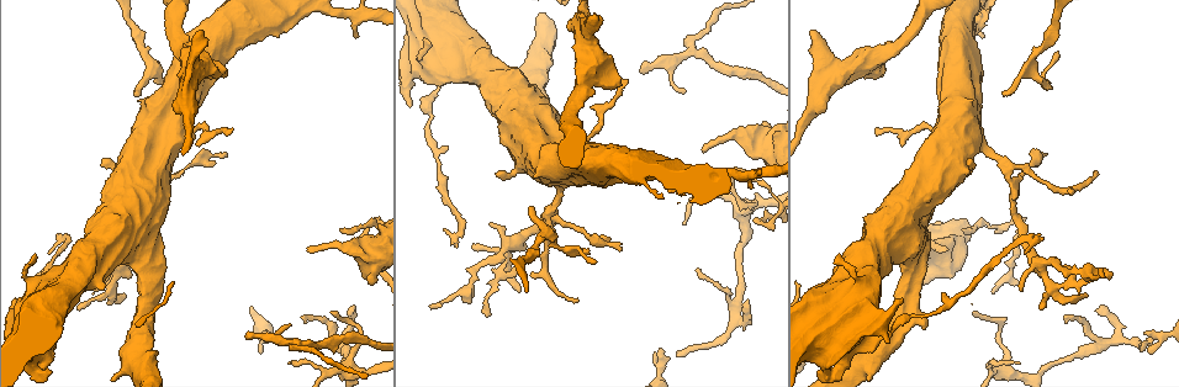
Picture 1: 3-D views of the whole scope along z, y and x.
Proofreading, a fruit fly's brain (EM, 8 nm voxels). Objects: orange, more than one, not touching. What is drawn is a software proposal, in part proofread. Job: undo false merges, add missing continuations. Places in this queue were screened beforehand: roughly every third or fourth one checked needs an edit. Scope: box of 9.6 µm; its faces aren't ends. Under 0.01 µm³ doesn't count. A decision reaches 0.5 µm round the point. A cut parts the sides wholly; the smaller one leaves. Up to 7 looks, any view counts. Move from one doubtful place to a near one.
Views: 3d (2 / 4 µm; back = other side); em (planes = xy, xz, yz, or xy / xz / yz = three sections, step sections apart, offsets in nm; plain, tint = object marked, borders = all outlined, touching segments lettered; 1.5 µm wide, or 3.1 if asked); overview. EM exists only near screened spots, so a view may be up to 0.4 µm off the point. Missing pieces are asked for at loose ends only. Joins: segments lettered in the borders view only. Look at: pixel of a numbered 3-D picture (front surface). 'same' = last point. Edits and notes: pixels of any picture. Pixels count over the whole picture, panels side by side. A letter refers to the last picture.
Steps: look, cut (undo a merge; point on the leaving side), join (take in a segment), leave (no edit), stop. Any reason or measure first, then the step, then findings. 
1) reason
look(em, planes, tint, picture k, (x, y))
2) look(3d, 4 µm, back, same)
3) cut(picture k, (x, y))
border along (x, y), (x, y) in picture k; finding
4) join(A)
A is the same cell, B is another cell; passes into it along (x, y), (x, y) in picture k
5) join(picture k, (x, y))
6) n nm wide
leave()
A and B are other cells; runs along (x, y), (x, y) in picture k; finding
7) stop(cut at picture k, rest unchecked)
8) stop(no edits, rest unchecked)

free end
look(em, xy, step 4, tint, picture 1, (1098, 309))

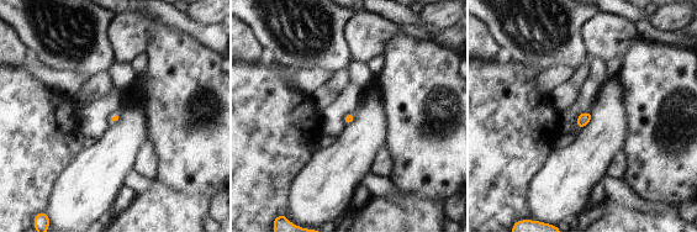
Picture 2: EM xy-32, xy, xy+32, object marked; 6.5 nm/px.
another direction
look(em, planes, borders, same)

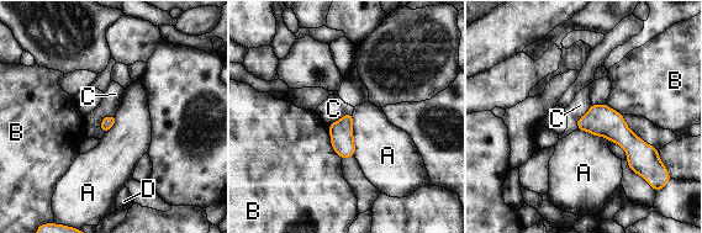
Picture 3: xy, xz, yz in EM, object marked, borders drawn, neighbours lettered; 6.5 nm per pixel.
leave()
A, B, C and D are other cells; border along (591, 105), (576, 121), (578, 130) in picture 3; no lettered segment goes on from it

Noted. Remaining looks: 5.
calibre changes
look(em, xz, step 4, borders, picture 1, (1165, 333))

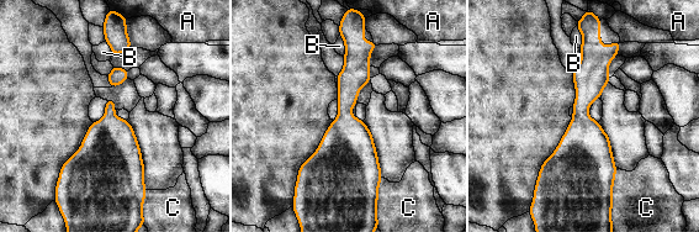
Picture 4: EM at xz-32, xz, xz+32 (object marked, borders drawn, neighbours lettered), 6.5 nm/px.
leave()
A, B and C are other cells; runs along (355, 15), (343, 163) in picture 4; all the same cell

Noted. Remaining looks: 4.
free end
look(em, xy, step 4, tint, picture 1, (704, 150))

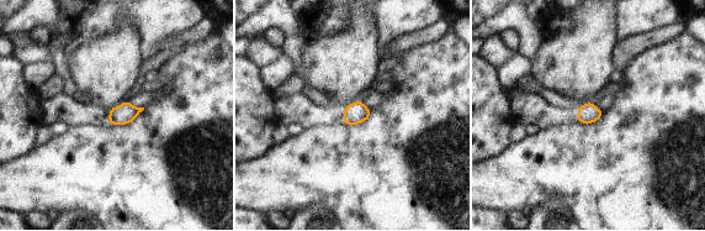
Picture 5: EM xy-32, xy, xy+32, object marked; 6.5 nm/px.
another direction
look(em, planes, borders, same)

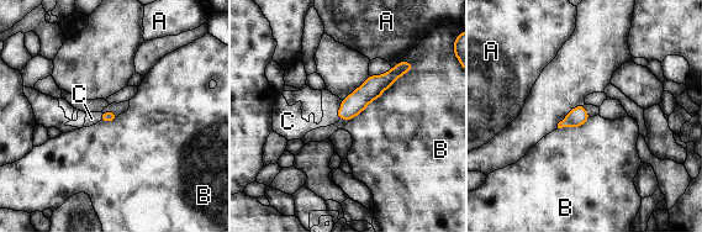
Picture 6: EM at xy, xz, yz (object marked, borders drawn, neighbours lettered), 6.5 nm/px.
join(C)
C is the same cell, A and B are other cells; passes into it along (352, 105), (338, 110), (331, 104) in picture 6; it goes on there

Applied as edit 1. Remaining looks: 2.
stop(join at picture 6, rest unchecked)

